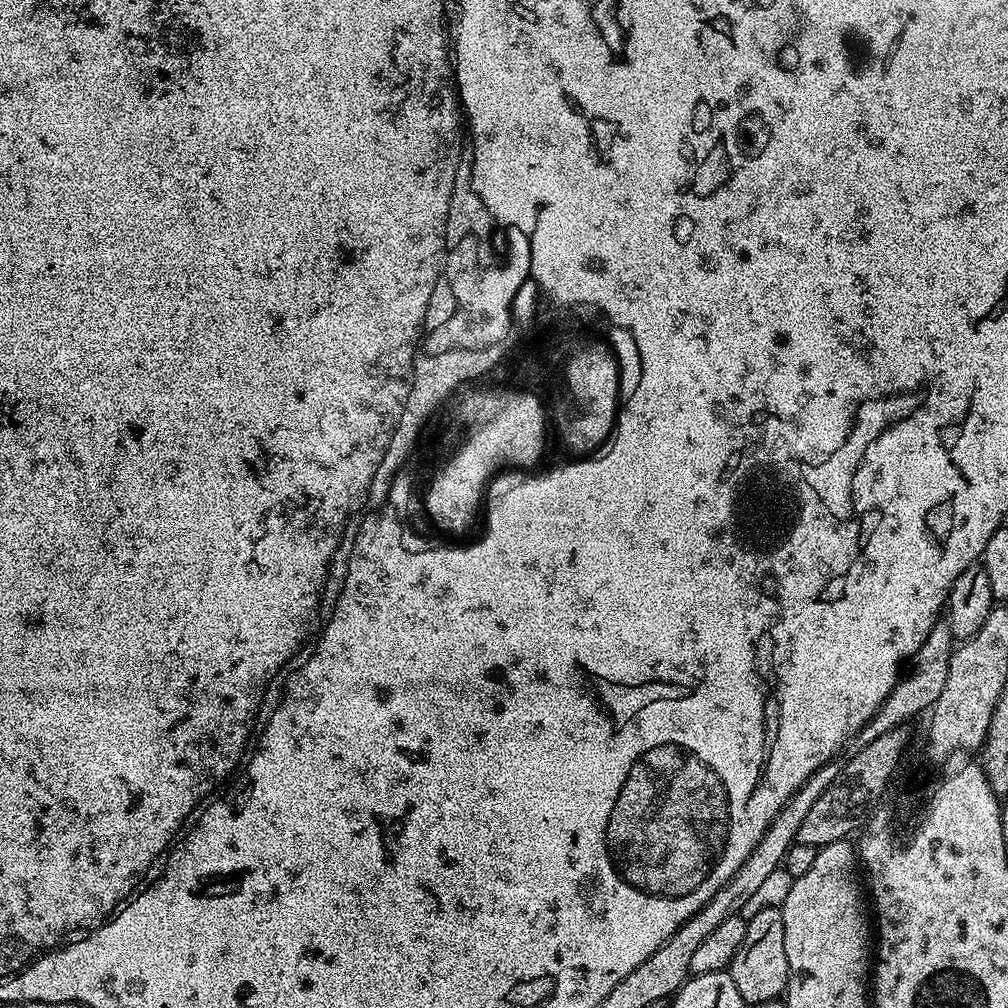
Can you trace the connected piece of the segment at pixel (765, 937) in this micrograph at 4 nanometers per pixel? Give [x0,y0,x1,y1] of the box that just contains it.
[730,908,788,1006]

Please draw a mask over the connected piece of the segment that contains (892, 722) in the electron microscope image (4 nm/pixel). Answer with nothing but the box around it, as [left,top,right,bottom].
[854,622,954,748]

